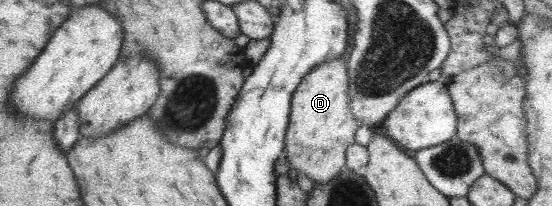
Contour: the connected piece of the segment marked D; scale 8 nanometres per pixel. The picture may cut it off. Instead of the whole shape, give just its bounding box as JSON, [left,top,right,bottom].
[284,56,360,184]

